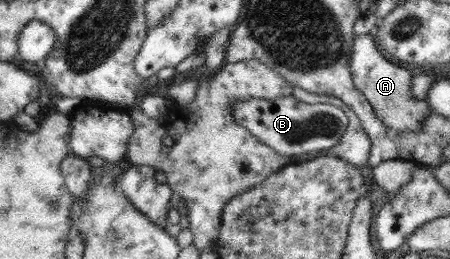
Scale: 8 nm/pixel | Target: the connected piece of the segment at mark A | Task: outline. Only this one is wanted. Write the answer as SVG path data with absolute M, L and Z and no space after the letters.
M371 33L355 36L350 70L355 88L367 98L379 120L387 127L395 131L418 131L423 120L433 114L427 101L413 97L411 93L413 75L410 70L390 62L390 58L378 47Z

